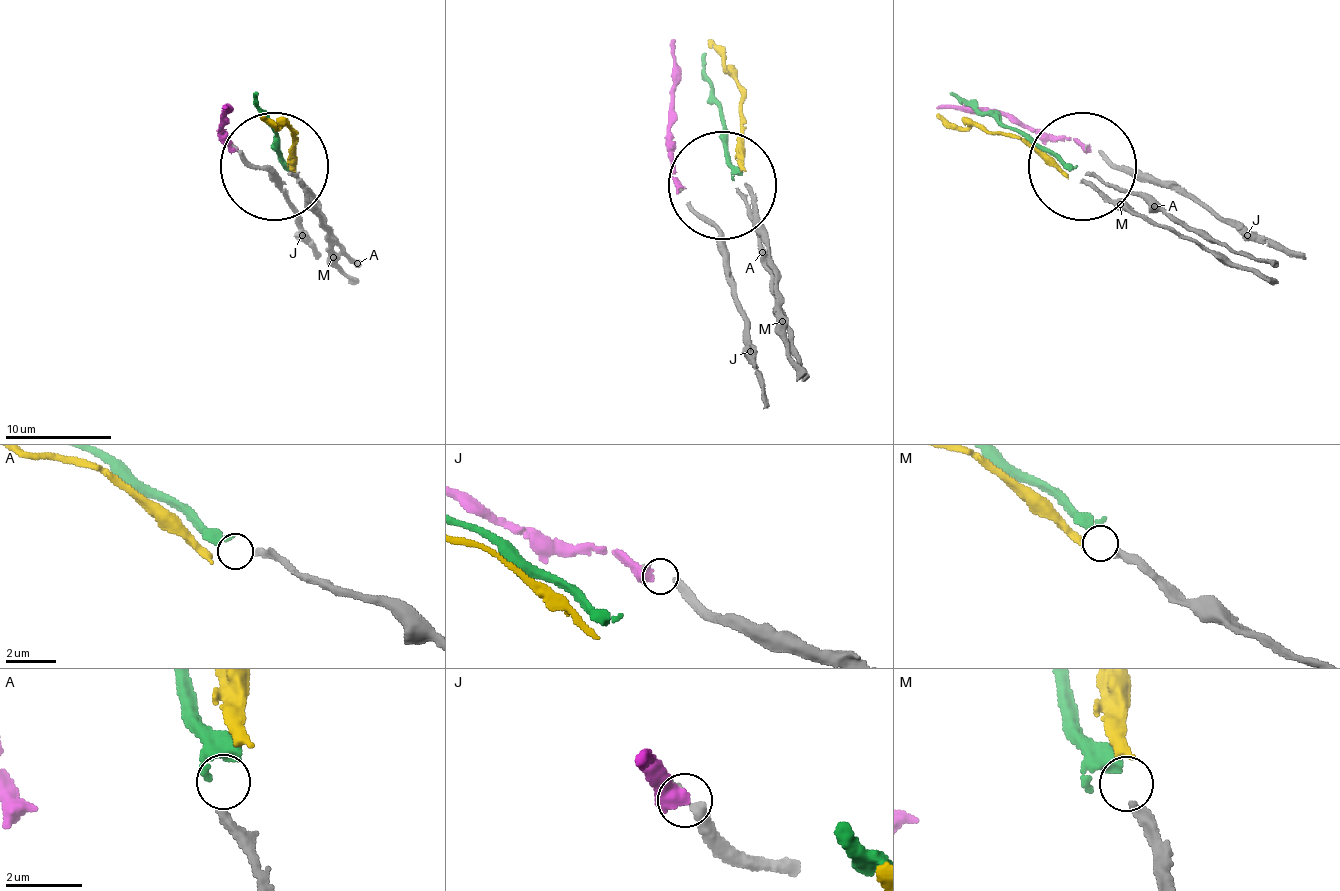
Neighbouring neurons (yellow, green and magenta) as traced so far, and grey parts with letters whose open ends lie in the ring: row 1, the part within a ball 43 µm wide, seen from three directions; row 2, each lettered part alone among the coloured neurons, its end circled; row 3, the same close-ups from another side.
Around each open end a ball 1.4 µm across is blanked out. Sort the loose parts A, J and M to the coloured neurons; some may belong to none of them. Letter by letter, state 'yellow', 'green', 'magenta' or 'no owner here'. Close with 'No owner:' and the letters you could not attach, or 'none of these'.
A: green
J: magenta
M: yellow
No owner: none of these

